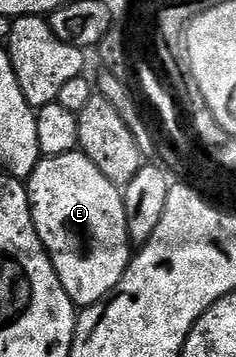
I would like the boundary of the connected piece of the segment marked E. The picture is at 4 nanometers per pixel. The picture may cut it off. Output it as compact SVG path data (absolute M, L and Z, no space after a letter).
M74 151L67 155L42 157L35 171L27 178L29 206L33 212L35 231L49 252L51 263L63 283L63 291L72 299L74 305L84 307L105 300L114 287L123 279L131 260L131 242L125 210L125 194L87 155Z

